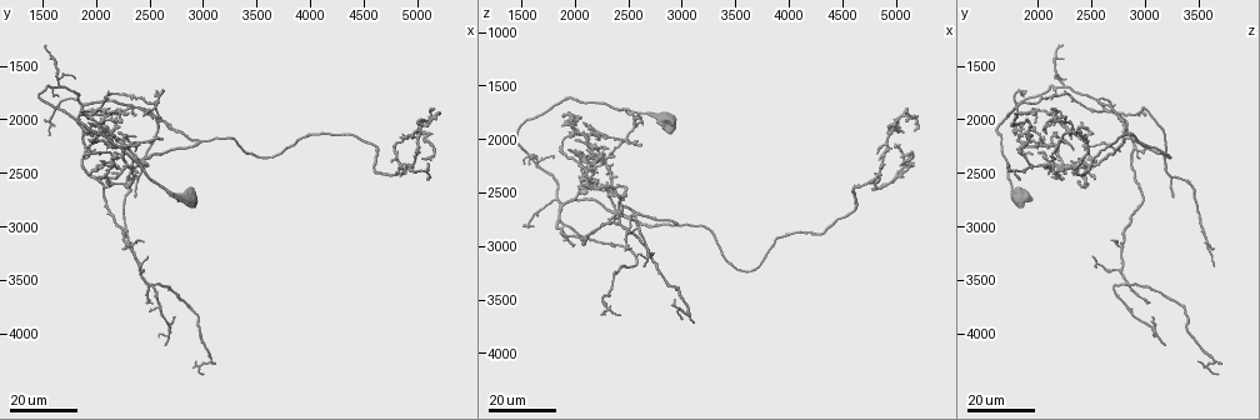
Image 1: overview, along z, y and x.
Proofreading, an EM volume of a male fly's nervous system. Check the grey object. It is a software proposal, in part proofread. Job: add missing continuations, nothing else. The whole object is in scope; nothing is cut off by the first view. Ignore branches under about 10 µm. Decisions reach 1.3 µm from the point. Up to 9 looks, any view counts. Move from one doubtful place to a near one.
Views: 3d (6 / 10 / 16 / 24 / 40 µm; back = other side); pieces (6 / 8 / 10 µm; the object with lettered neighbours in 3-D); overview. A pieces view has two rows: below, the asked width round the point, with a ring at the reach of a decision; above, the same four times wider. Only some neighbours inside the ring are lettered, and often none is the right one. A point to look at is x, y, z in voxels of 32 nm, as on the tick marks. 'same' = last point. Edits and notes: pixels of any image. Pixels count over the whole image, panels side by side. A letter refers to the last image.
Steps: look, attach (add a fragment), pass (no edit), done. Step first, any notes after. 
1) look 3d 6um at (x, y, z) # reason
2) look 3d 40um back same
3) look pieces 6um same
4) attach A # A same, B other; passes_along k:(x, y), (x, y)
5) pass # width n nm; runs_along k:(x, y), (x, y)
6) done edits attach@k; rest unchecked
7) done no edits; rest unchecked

look 3d 16um at (5120, 2400, 1720) # an open end

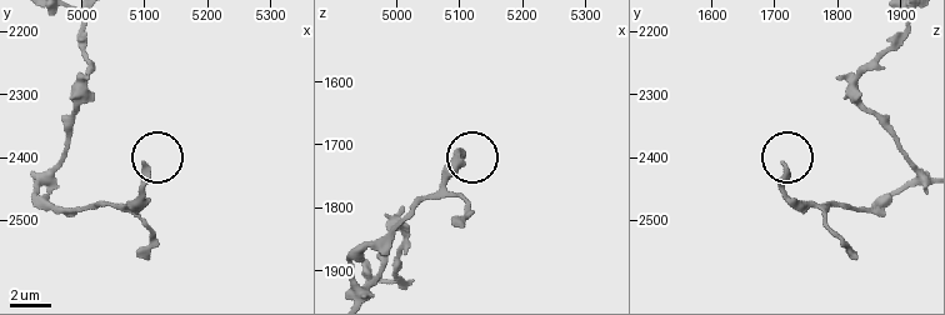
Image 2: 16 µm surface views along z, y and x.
look pieces 10um at (5095, 2415, 1715) # see the neighbours

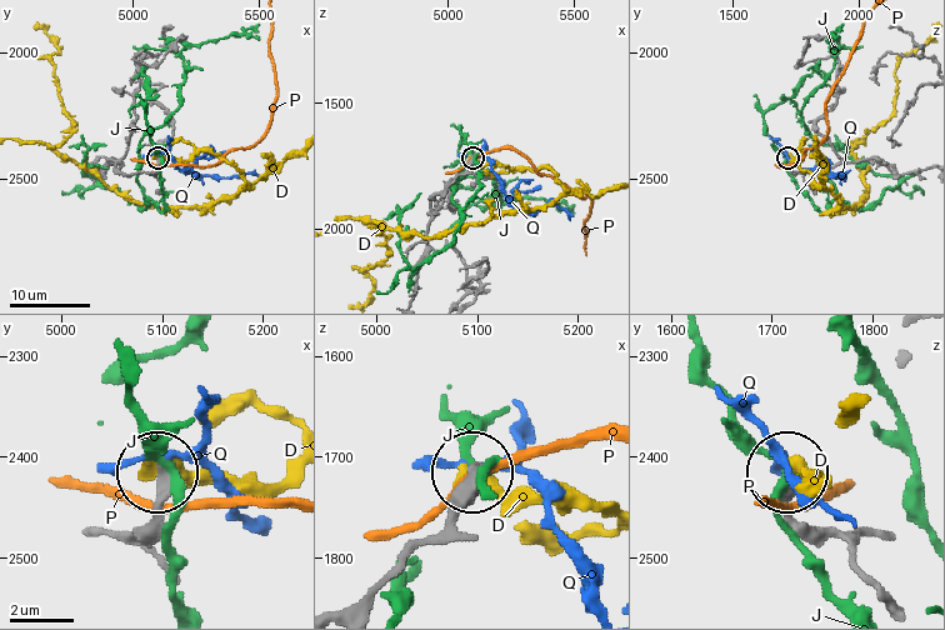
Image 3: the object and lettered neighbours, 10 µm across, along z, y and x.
pass # D other, J other, P other, Q other; runs_along 3:(104, 534), (136, 534), (151, 518), (160, 471); none of them fits

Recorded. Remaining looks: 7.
look 3d 24um at (5040, 2360, 2160) # free end

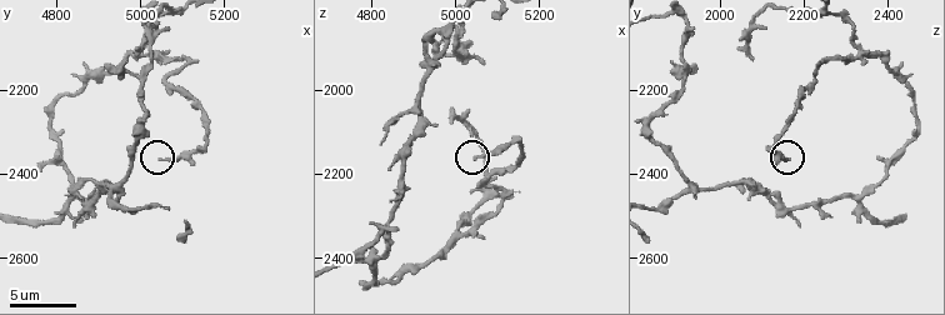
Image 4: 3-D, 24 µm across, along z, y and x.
look pieces 8um at (5050, 2365, 2160)

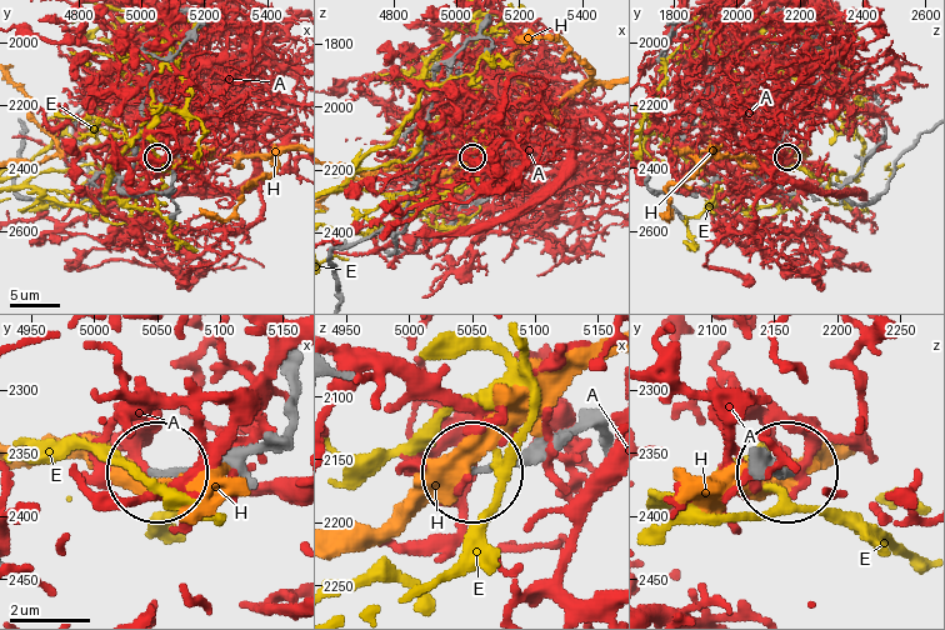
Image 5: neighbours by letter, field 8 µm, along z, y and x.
pass # width 170 nm; A other, E other, H other; no lettered fragment goes on from it

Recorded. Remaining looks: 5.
look 3d 6um at (4985, 2120, 2070) # an open end

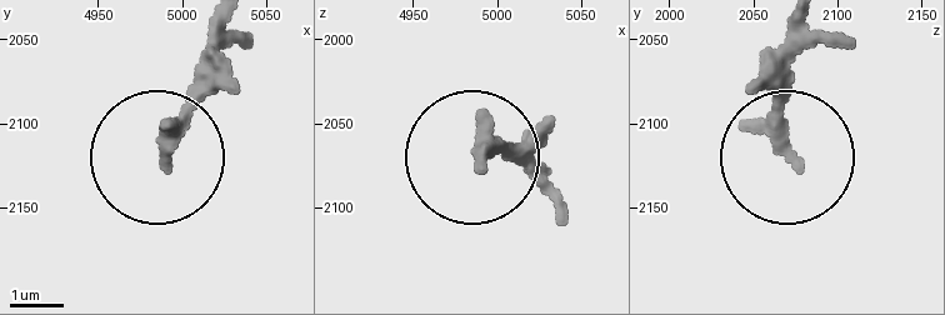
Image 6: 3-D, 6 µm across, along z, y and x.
look pieces 8um at (4992, 2126, 2076)

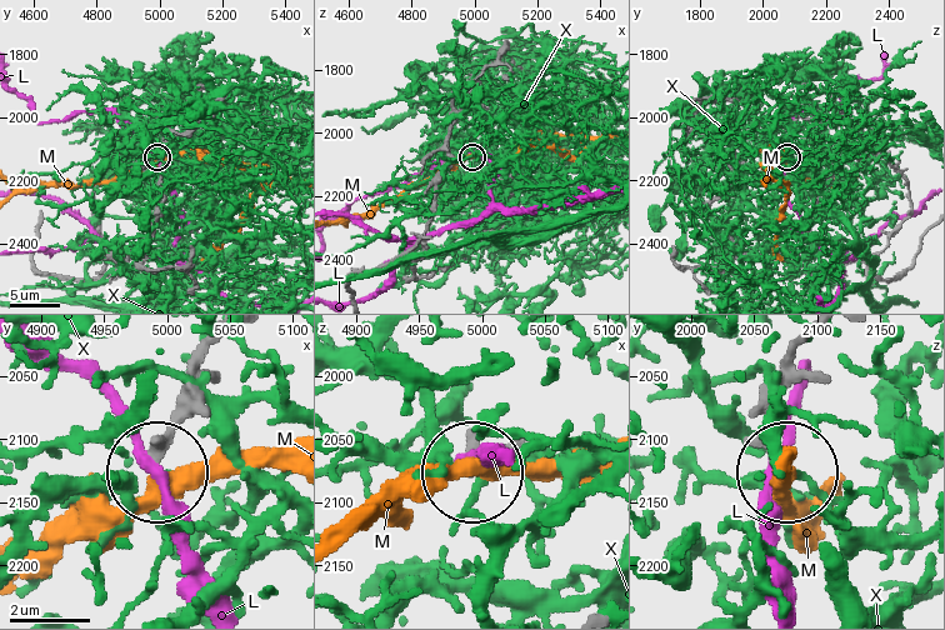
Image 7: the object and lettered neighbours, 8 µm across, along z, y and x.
pass # L other, M other, X other; none of them fits

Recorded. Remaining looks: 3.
look 3d 24um at (2400, 2500, 2360) # free end

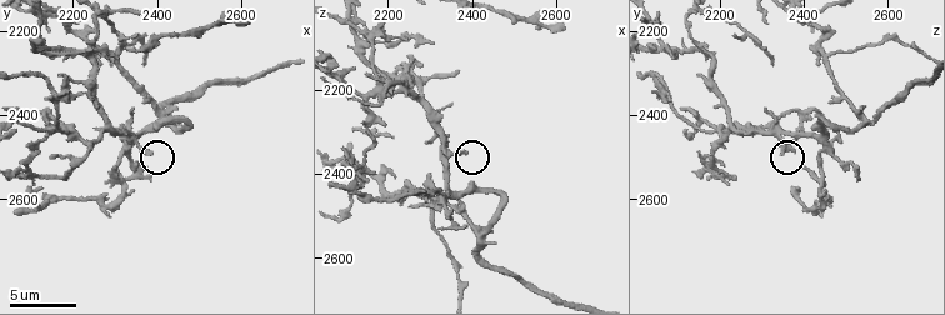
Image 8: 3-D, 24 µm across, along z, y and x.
look pieces 6um at (2380, 2485, 2350)

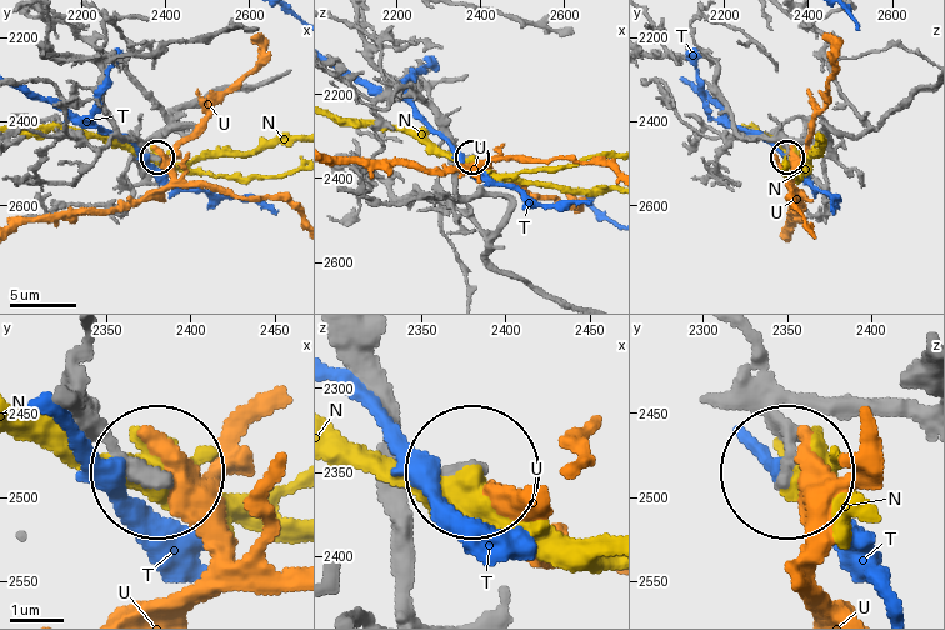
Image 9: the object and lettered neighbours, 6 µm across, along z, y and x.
pass # N other, T other, U other; runs_along 9:(530, 289), (488, 256), (508, 200), (455, 190), (470, 158); none of them fits

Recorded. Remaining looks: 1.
done no edits; rest unchecked

